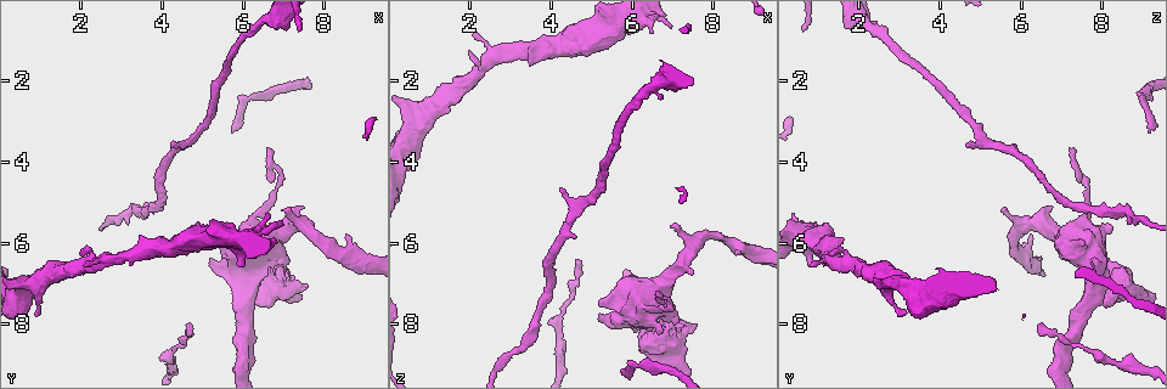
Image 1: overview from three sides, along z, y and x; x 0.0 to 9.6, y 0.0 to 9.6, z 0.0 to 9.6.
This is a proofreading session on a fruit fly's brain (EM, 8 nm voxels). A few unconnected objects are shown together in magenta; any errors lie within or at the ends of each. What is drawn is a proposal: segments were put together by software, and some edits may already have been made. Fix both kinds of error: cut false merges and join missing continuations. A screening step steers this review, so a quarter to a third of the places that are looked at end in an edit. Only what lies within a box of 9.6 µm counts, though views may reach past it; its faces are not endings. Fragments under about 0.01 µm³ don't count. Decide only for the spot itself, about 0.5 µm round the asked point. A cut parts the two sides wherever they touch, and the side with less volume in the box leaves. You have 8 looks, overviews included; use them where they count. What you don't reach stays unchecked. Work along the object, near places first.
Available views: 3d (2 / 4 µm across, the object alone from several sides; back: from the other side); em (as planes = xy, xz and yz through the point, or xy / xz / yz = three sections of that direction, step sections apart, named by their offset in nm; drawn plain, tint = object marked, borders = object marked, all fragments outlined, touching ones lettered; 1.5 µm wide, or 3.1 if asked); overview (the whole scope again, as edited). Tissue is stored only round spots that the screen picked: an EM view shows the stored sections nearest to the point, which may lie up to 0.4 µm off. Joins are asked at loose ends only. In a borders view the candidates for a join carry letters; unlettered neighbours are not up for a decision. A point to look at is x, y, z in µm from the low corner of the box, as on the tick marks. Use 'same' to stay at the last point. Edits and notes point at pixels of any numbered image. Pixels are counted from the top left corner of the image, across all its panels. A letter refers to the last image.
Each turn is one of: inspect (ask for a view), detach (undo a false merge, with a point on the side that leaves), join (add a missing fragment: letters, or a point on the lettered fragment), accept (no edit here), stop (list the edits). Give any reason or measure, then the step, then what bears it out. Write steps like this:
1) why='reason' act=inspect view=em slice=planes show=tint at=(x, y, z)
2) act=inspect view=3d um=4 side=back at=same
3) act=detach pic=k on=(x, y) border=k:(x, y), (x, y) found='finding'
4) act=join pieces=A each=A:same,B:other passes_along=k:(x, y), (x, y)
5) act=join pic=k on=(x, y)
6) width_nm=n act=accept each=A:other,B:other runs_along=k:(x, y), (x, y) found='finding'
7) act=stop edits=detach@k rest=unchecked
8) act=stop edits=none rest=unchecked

why='free end' act=inspect view=em slice=planes show=borders at=(6.95, 5.50, 0.75)

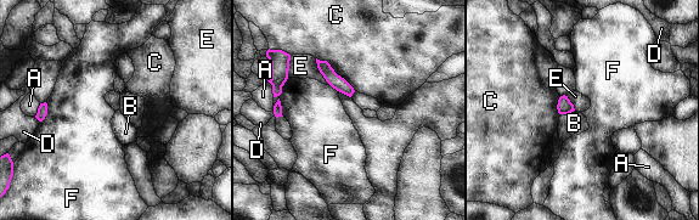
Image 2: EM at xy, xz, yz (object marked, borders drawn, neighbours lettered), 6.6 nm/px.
act=accept each=A:other,B:other,C:other,D:other,E:other,F:other border=2:(315, 58), (319, 72), (331, 85) found='none of them fits'

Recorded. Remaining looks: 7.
why='branch stops here' act=inspect view=em slice=yz step=4 show=tint at=(7.05, 5.20, 5.45)

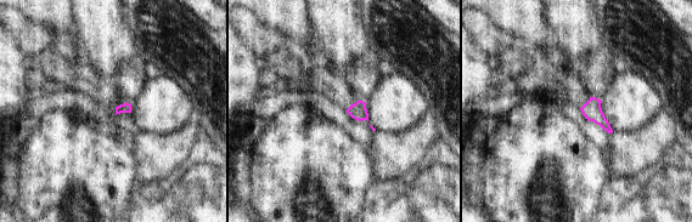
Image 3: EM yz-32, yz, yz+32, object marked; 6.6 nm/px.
act=inspect view=em slice=planes show=borders at=same

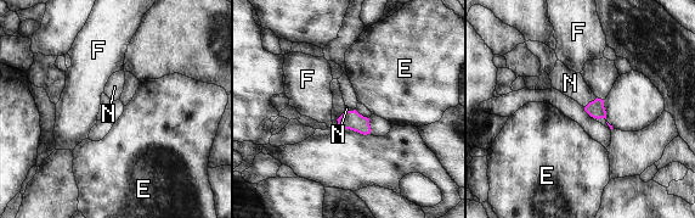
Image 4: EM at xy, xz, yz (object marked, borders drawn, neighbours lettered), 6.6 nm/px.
act=join pieces=N each=E:other,F:other,N:same passes_along=4:(595, 108), (592, 101), (570, 83) found='the neuron continues'

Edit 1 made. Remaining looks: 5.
act=inspect view=overview

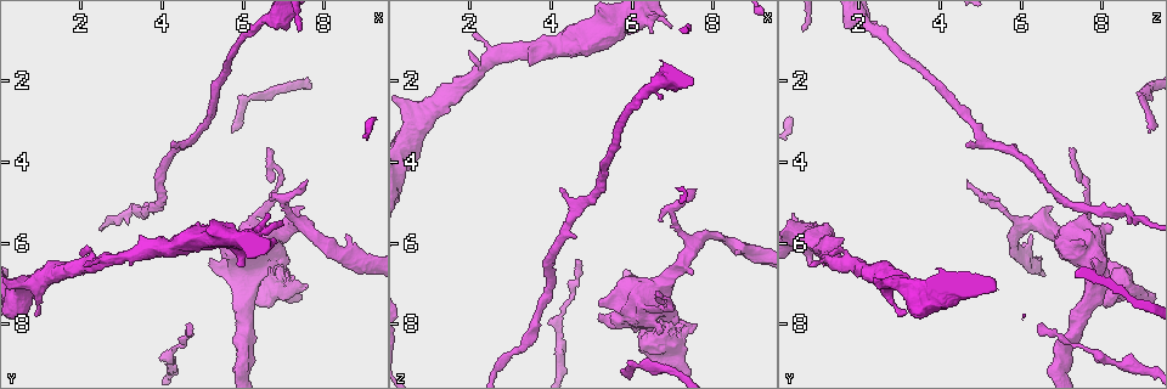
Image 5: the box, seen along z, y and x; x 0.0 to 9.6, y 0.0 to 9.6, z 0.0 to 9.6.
why='sharp bend' act=inspect view=em slice=planes show=borders at=(4.85, 3.30, 4.90)

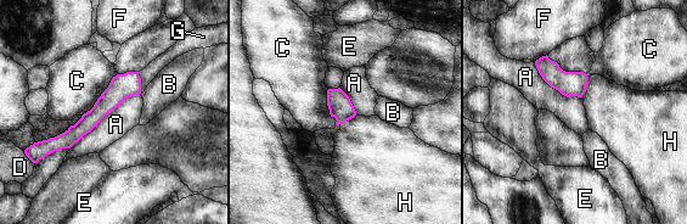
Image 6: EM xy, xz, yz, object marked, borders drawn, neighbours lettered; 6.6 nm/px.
act=accept each=A:other,B:other,C:other,D:other,E:other,F:other,G:other,H:other runs_along=6:(135, 74), (66, 140), (37, 146) found='all the same neuron'

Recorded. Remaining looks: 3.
act=stop edits=join@4 rest=unchecked

